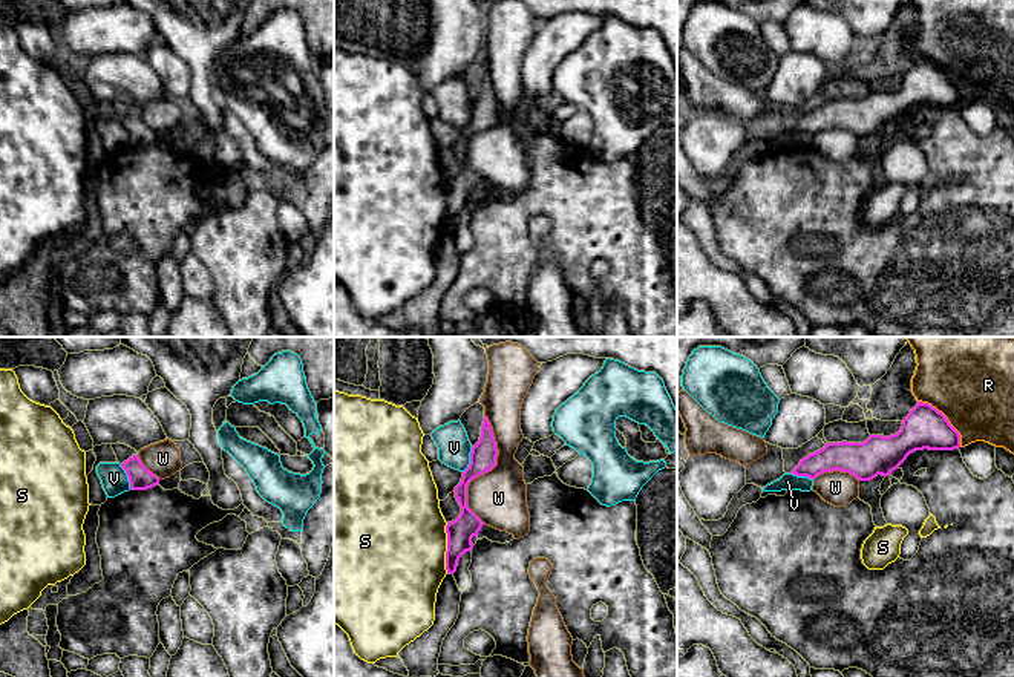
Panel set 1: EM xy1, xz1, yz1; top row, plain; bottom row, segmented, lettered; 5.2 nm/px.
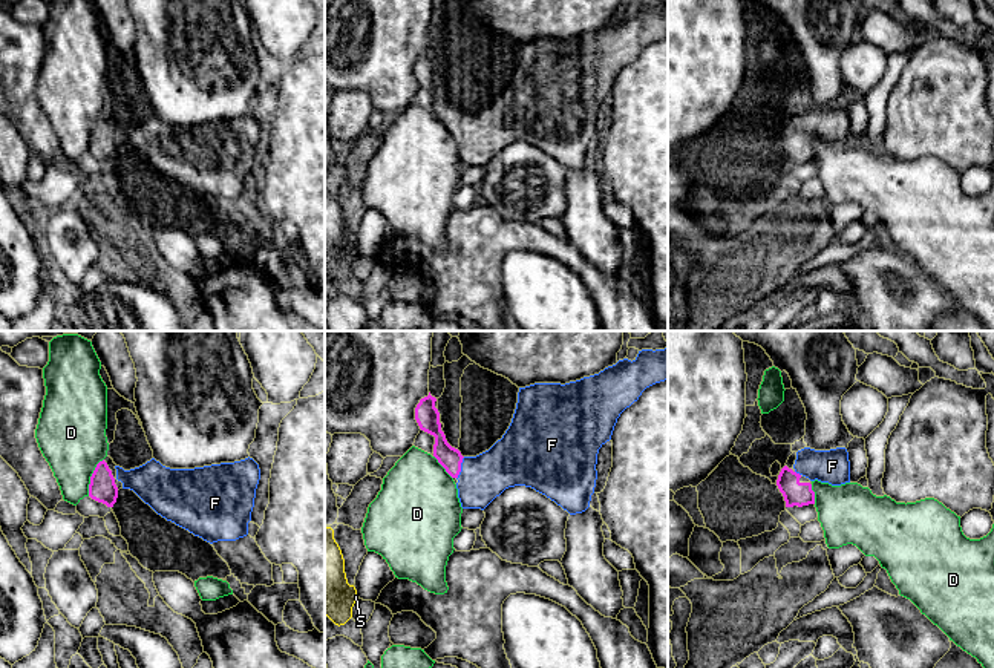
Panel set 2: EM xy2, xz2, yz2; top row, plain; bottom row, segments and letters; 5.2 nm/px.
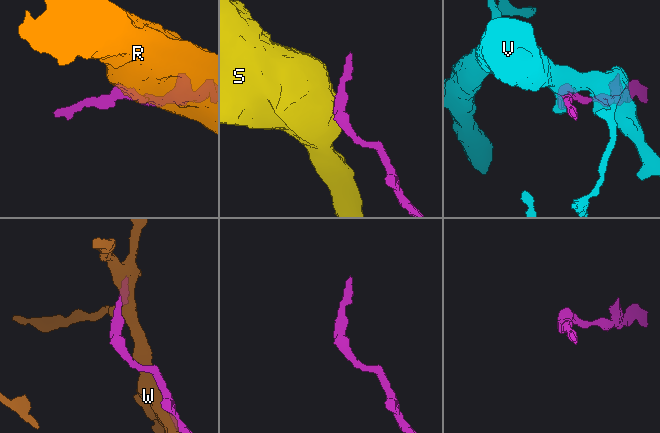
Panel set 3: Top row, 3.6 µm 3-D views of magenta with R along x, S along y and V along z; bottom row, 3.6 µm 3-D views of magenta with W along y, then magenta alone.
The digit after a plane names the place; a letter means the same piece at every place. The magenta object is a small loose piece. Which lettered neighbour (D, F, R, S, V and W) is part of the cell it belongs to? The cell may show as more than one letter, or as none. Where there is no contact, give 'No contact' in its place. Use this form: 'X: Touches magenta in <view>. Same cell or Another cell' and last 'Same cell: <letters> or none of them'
D: Touches magenta in xy2. Another cell
F: Touches magenta in xz2. Same cell
R: Touches magenta in yz1. Another cell
S: Touches magenta in xz1. Another cell
V: Touches magenta in xz1. Another cell
W: Touches magenta in xz1. Another cell
Same cell: F

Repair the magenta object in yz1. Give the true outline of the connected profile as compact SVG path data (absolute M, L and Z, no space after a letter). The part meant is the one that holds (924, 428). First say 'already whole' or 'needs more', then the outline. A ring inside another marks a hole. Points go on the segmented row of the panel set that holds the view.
already whole | M918 401L902 420L895 435L870 435L864 443L827 443L823 449L804 456L790 472L815 479L824 472L849 472L859 481L878 475L888 476L916 450L954 450L960 435L947 417L928 403Z

